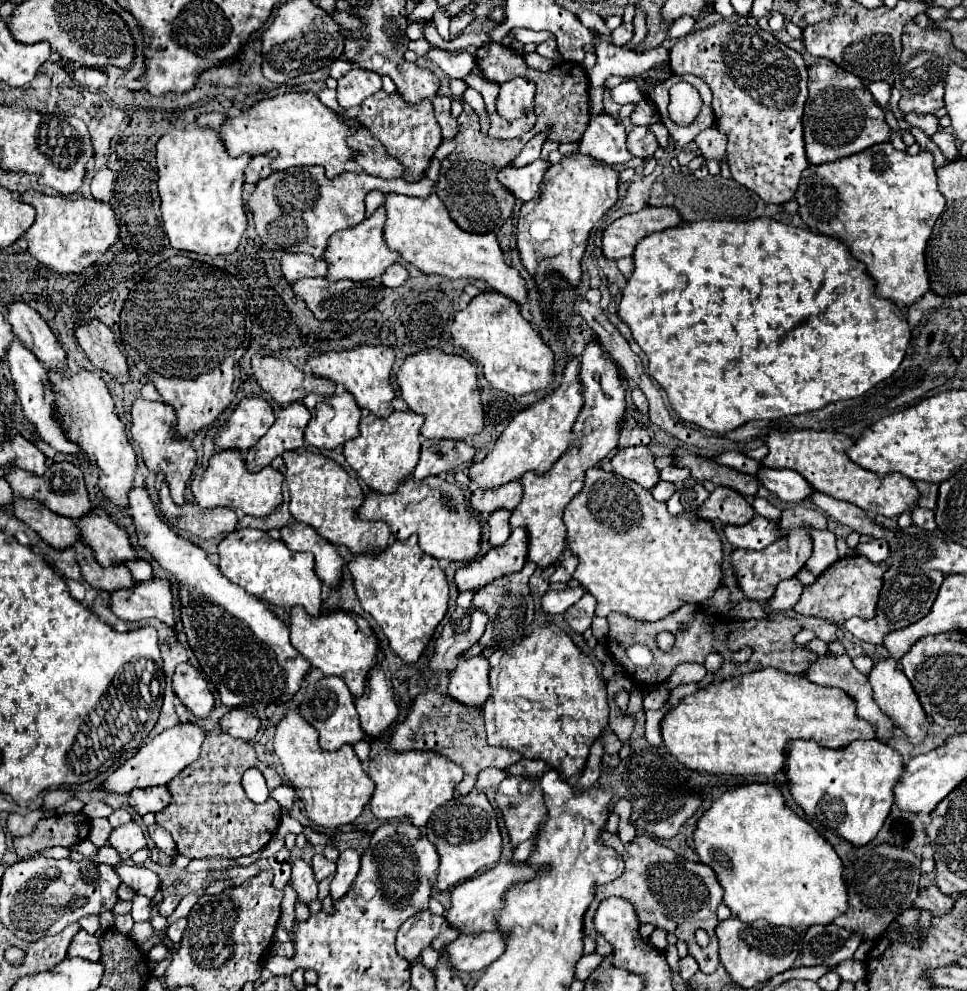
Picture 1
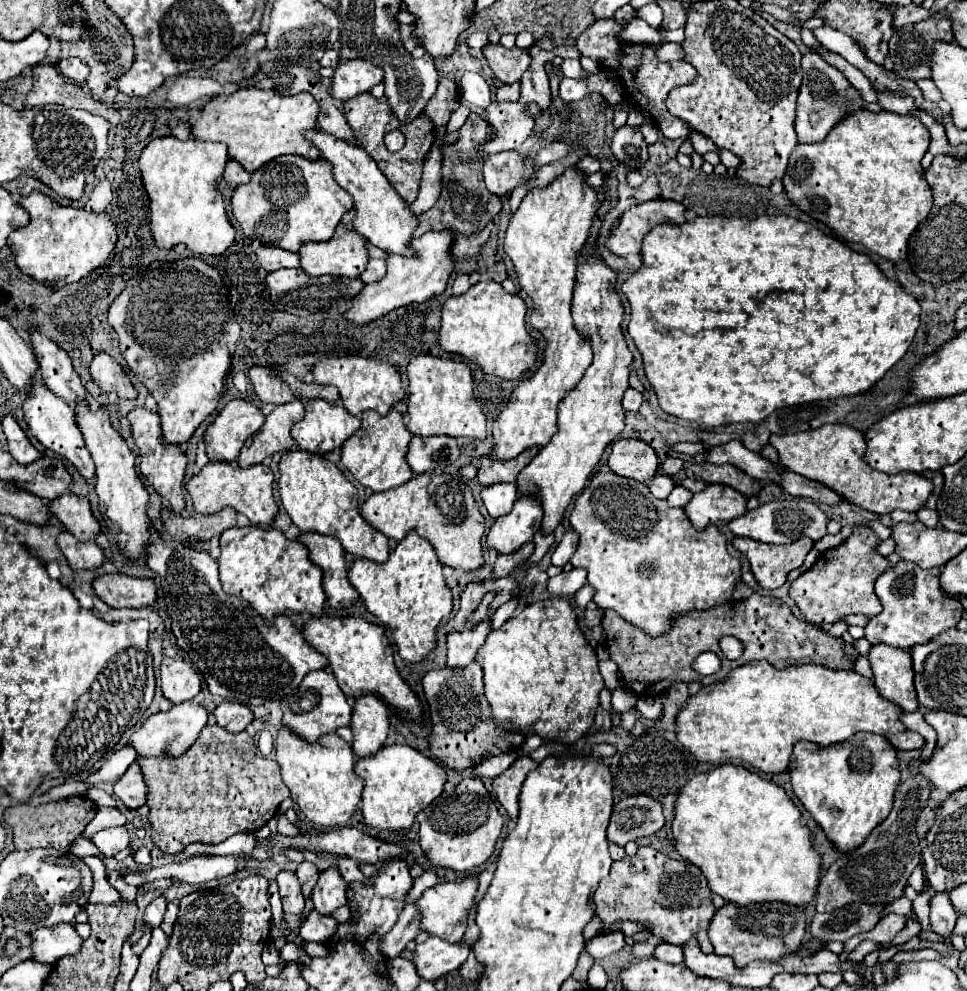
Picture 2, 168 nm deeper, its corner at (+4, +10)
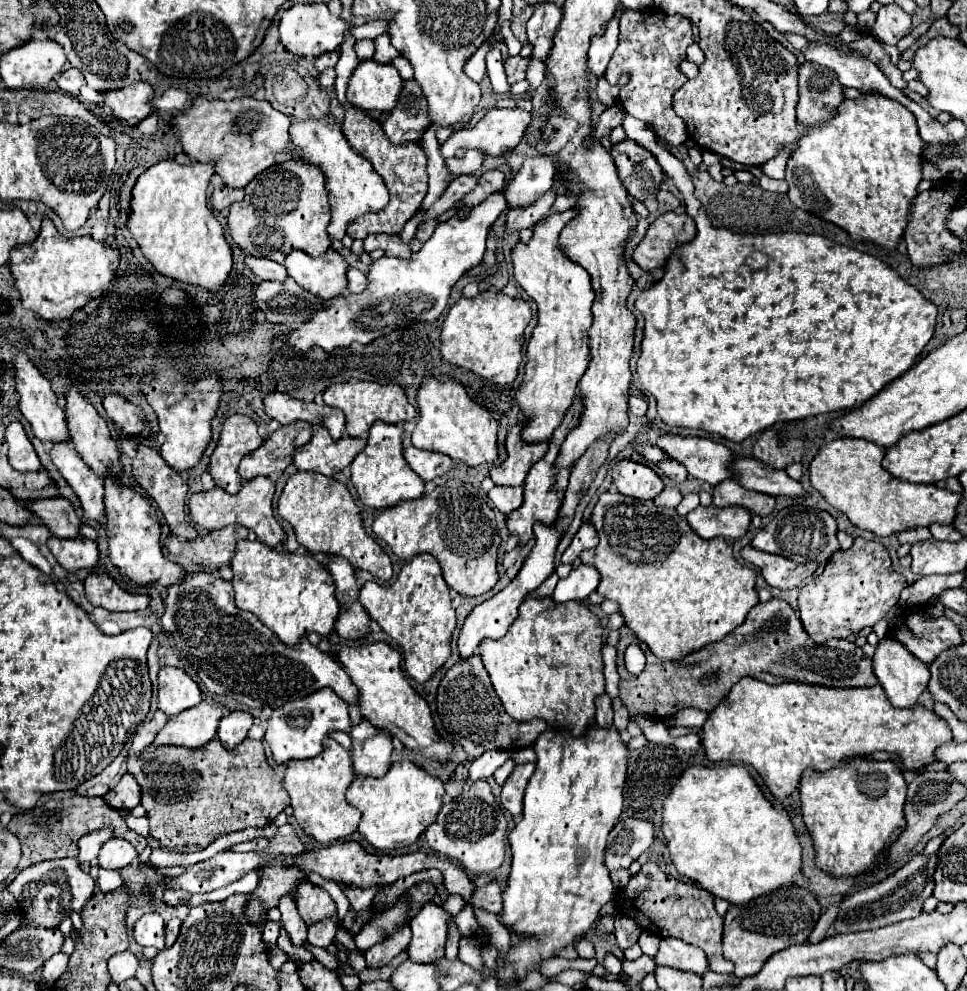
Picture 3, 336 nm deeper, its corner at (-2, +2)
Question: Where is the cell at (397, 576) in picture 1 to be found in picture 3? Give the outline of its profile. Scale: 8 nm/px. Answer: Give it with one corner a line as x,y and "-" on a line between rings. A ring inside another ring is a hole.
430,553
412,557
392,585
384,587
374,581
366,581
358,591
358,597
366,613
402,647
406,671
414,681
428,681
436,669
446,663
450,657
448,639
456,627
456,611
452,609
448,585
436,557

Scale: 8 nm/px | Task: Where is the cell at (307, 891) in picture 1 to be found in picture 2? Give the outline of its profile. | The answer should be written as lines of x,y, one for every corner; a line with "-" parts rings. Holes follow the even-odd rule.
282,871
276,875
276,883
278,883
278,893
284,905
284,913
300,915
304,909
304,897
302,897
296,875
292,871

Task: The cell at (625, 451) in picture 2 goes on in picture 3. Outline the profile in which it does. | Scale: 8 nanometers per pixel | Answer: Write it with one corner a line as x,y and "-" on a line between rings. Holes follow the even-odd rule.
628,459
618,461
614,465
612,479
620,493
636,499
654,499
664,489
664,483
656,471
652,471
644,463
636,463

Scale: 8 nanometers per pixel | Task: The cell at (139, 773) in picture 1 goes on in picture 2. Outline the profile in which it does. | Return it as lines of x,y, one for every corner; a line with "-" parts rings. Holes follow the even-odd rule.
184,701
184,703
178,703
178,705
172,705
170,711
166,713
156,713
156,715
150,715
142,725
140,729
130,737
134,749
138,755
142,757
154,757
154,755
182,755
186,753
192,743
198,739
200,731
204,729
208,721
208,713
206,709
196,703
196,701

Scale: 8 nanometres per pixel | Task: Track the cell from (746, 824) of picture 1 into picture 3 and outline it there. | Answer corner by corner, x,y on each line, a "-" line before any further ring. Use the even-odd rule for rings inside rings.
724,763
716,767
686,769
664,801
662,831
678,873
734,905
744,905
752,901
752,897
762,897
764,893
772,893
772,889
794,885
794,877
802,873
802,847
788,811
776,809
742,765

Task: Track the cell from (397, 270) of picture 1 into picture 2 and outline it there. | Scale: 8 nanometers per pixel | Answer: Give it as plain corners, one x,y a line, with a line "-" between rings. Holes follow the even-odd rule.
368,259
364,273
360,273
360,279
364,283
370,281
378,281
378,277
382,277
386,273
386,261
384,259

